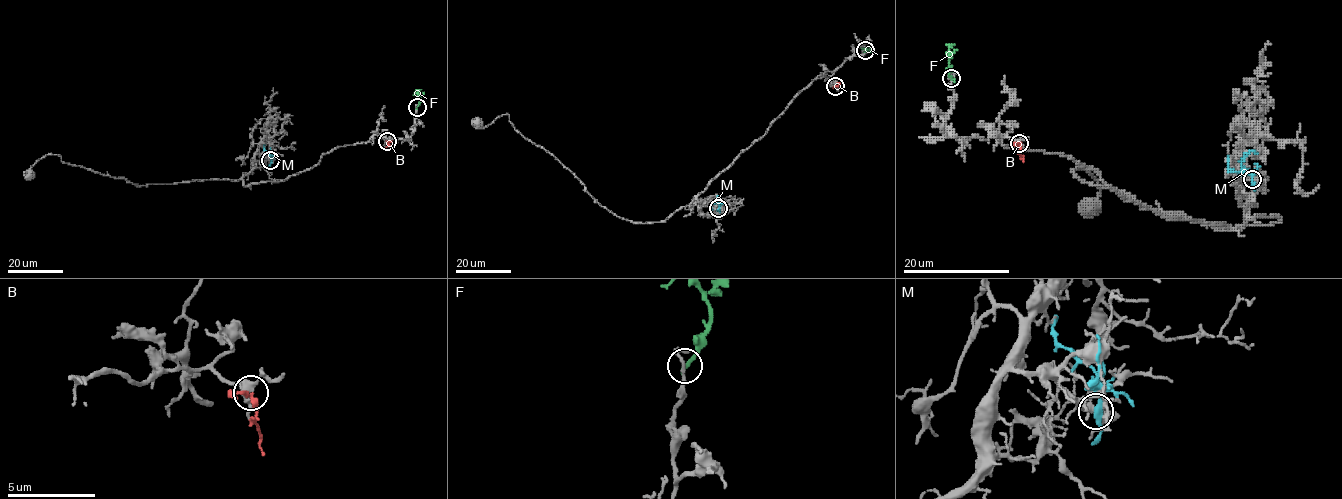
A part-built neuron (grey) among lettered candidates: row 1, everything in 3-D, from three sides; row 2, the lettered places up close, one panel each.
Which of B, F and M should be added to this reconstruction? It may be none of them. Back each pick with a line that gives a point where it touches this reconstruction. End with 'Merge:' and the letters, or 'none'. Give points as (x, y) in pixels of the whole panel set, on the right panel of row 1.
Merge: none

